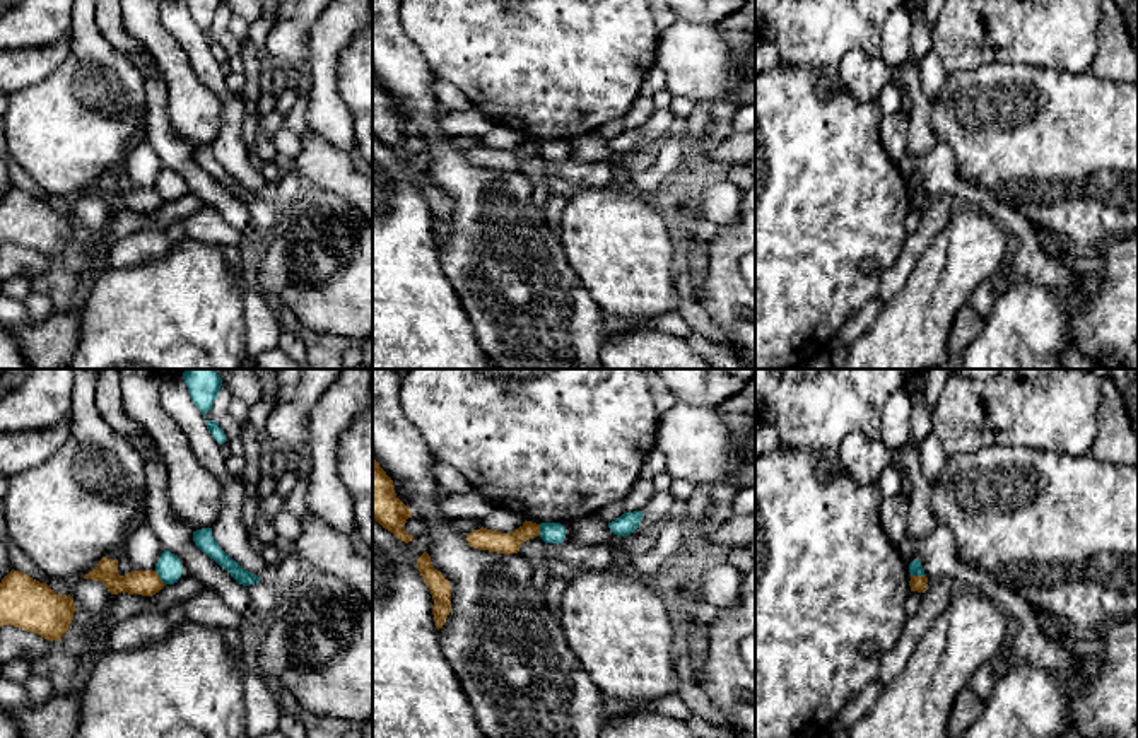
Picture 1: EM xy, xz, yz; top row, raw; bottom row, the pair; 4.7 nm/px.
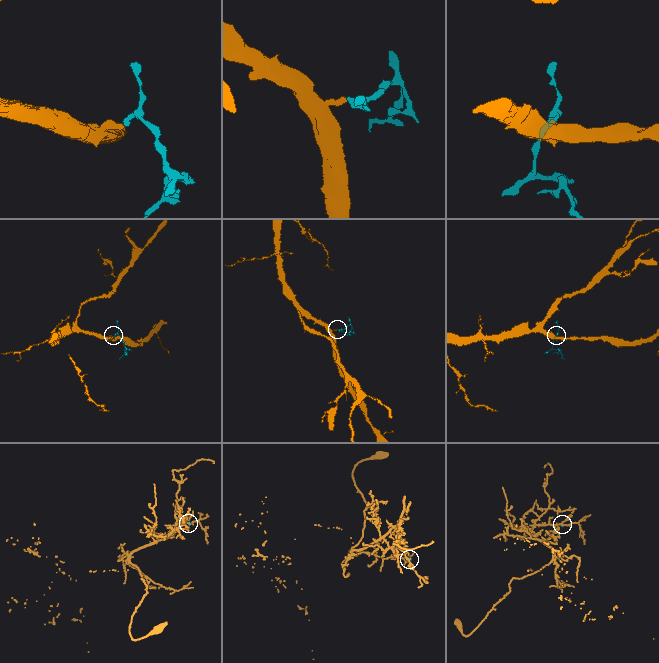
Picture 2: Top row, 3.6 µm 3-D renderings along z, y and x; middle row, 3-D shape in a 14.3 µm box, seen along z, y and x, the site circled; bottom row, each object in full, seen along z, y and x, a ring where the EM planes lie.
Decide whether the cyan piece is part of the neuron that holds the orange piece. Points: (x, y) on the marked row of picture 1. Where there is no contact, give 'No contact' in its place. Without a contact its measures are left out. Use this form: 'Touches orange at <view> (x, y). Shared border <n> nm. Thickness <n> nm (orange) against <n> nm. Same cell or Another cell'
Touches orange at xy (159, 578). Shared border 90 nm. Thickness 120 nm (orange) against 120 nm. Another cell

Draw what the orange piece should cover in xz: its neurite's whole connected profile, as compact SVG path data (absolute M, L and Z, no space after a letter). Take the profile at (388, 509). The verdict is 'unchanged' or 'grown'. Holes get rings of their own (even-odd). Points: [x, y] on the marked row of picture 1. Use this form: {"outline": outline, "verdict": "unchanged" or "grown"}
{"outline": "M372 458L372 518L388 531L391 531L400 542L412 542L403 526L412 511L396 497L393 480Z", "verdict": "unchanged"}

